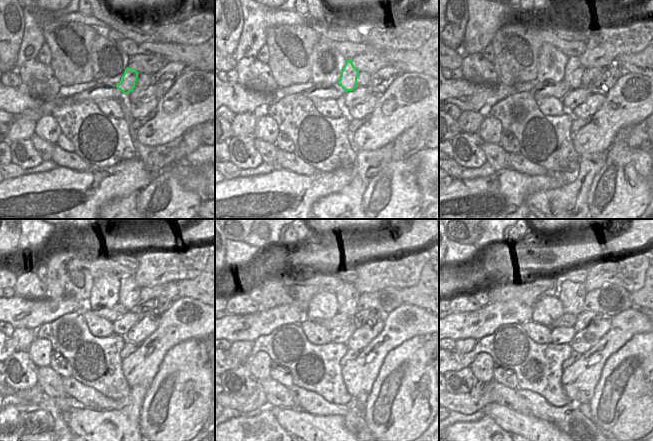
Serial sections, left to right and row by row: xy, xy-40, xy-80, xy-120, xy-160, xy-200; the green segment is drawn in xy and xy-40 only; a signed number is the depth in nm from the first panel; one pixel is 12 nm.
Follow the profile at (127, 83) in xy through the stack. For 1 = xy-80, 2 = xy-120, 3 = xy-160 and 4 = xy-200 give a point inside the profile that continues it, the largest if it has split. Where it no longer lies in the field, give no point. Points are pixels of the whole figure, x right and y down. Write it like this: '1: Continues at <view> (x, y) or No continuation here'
1: Continues at xy-80 (574, 71)
2: Continues at xy-120 (125, 295)
3: Continues at xy-160 (347, 296)
4: Continues at xy-200 (572, 295).

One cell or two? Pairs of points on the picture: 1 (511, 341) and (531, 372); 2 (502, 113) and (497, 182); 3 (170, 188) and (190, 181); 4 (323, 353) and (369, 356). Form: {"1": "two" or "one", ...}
{"1": "one", "2": "two", "3": "two", "4": "two"}

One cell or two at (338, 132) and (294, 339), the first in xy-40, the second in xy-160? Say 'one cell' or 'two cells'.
one cell

